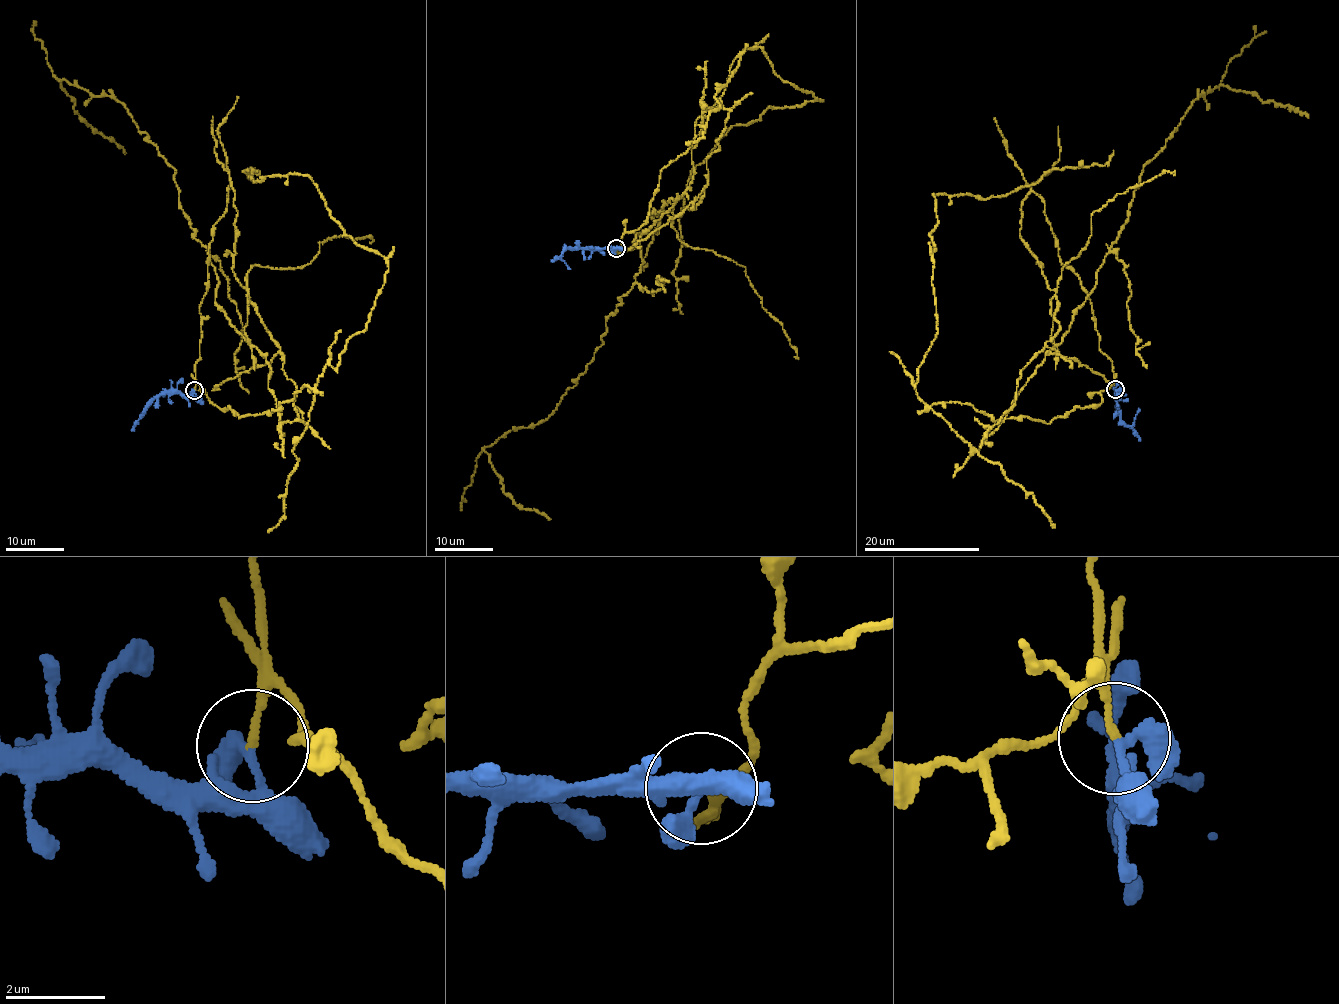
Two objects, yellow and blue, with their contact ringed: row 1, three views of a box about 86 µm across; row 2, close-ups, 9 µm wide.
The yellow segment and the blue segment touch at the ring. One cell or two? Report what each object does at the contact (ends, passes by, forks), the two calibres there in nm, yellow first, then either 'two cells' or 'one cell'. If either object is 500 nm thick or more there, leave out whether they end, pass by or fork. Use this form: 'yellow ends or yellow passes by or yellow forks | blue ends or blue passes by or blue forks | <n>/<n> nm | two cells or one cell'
yellow ends | blue passes by | 140/200 nm | two cells

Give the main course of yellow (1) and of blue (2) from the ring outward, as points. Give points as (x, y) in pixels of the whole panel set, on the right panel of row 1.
1: (1115, 389), (1043, 201), (1023, 201), (1057, 345), (1143, 165), (1197, 99), (1220, 85), (1308, 118)
2: (1115, 389), (1122, 421), (1131, 425), (1138, 408)

